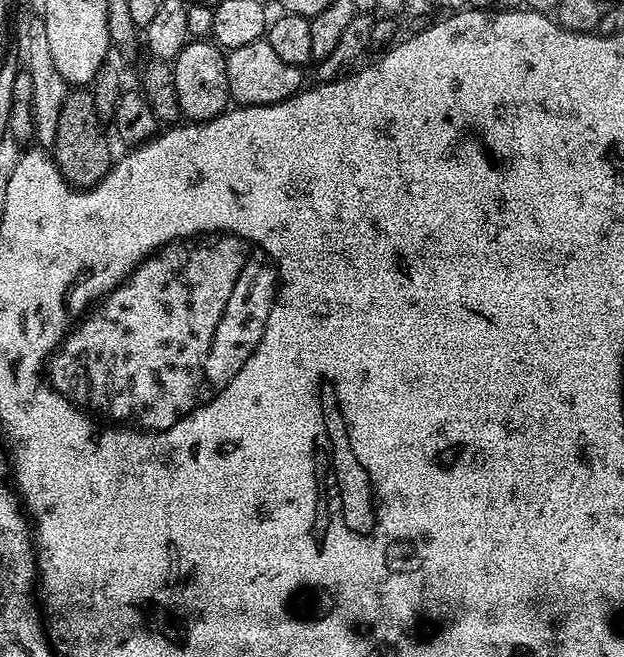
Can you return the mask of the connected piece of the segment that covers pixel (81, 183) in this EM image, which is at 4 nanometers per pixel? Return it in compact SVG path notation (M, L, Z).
M76 86L69 90L66 102L62 102L62 114L58 114L58 134L54 134L54 146L50 155L61 174L77 190L95 186L114 163L108 136L100 123L102 117L95 109L91 91L84 86Z

